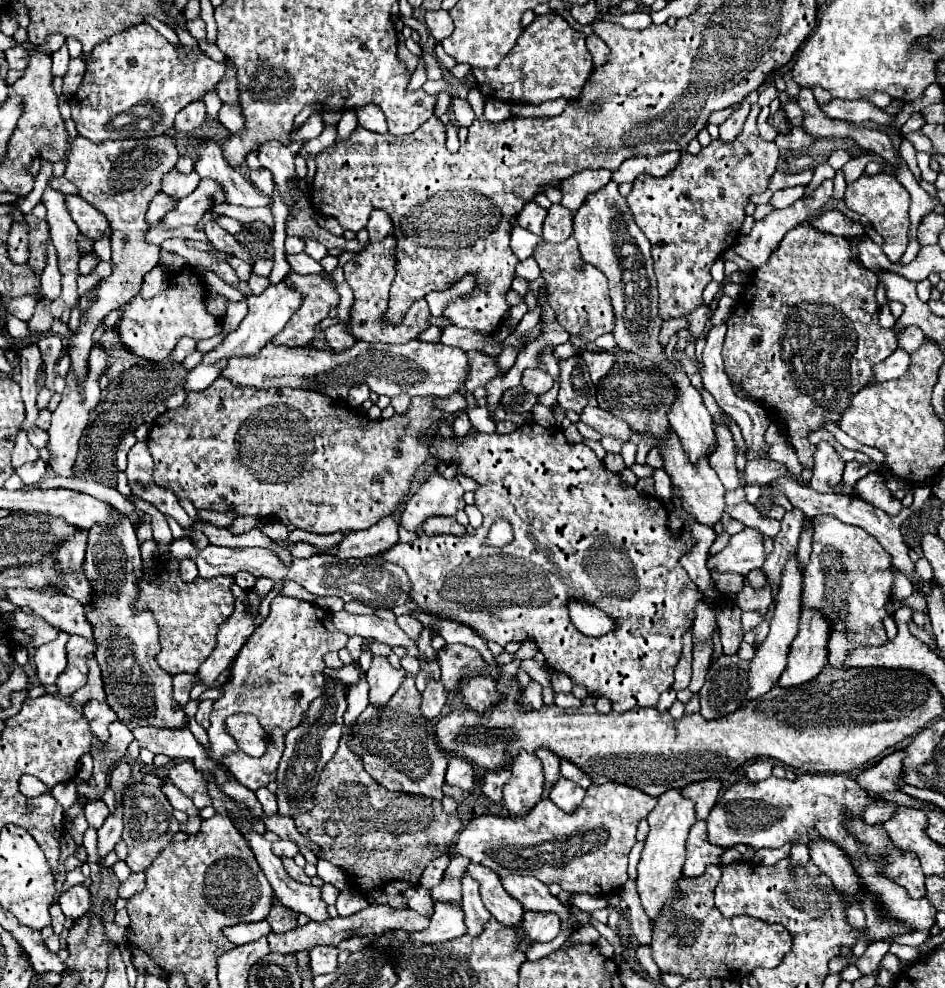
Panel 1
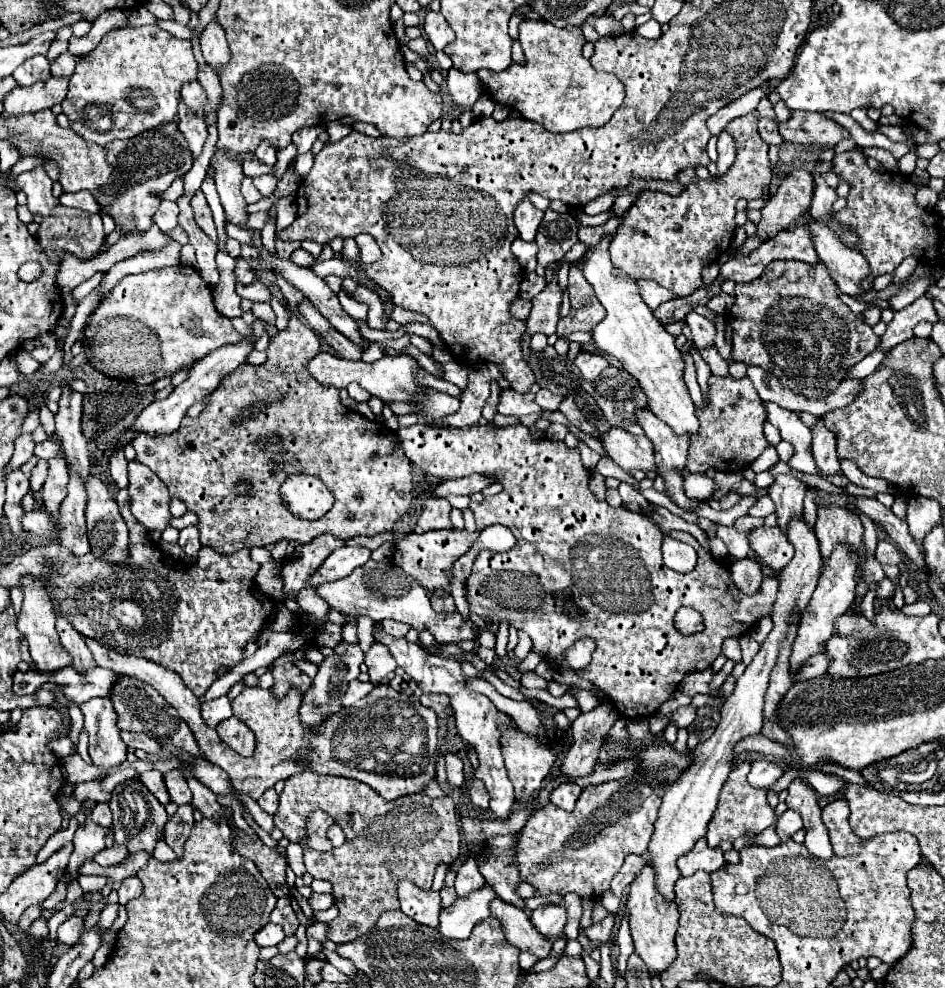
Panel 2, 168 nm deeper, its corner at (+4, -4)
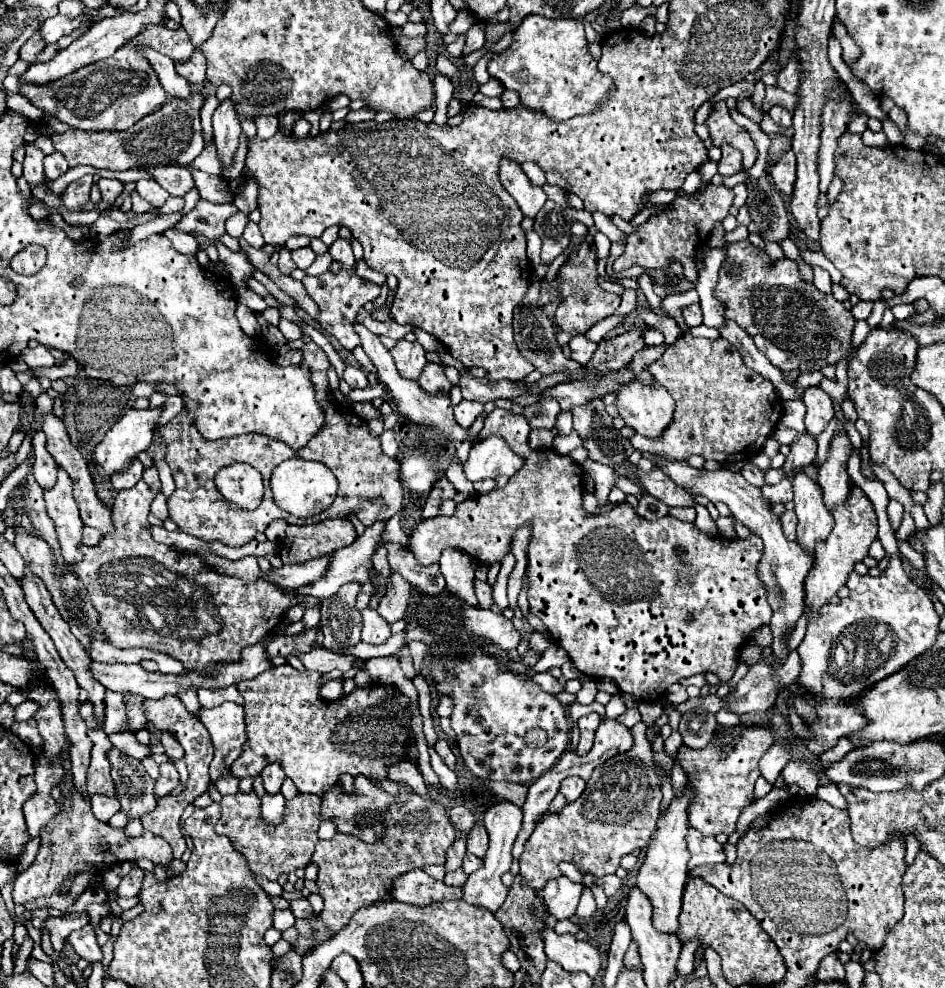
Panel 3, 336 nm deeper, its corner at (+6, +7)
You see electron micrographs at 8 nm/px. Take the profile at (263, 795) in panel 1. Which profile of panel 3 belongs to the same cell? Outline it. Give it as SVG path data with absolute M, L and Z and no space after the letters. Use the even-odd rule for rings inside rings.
M271 763L271 765L267 765L265 771L261 773L261 779L263 779L265 791L267 791L269 795L275 795L275 793L279 793L279 789L281 789L281 783L283 783L283 779L285 779L285 773L283 773L283 769L279 767L279 763Z

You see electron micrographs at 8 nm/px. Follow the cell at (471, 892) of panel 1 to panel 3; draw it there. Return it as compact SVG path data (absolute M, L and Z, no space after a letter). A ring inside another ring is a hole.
M467 853L465 859L463 859L463 867L461 867L461 869L463 869L467 875L471 875L473 871L477 871L477 869L481 869L481 867L483 867L483 859Z

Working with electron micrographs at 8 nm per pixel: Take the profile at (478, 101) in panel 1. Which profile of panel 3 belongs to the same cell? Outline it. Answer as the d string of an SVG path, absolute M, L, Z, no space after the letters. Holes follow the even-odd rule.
M491 77L485 85L479 87L479 91L481 91L485 97L499 97L499 95L503 93L503 89L505 89L505 87L503 87L497 79L493 79L493 77Z

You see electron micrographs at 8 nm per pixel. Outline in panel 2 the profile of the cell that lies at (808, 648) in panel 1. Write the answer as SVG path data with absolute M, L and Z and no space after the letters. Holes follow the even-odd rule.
M837 544L833 554L829 556L819 584L809 600L809 604L805 606L803 614L801 614L801 624L799 624L799 632L797 638L793 642L793 654L791 654L791 674L795 676L795 670L799 670L799 666L811 656L811 654L819 654L821 646L827 638L831 638L831 634L835 634L835 618L839 618L843 612L847 614L851 602L855 600L855 586L857 586L857 554L851 546L847 544Z

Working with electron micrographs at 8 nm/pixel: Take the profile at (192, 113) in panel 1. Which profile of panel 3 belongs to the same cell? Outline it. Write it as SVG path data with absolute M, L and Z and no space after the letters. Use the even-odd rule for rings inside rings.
M193 51L191 59L187 63L177 63L175 69L189 81L189 85L201 85L205 81L205 57L201 51Z

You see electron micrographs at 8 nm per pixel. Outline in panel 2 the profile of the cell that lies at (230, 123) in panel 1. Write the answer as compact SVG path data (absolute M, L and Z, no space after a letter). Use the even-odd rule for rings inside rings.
M205 64L203 68L199 68L199 74L197 74L197 80L201 82L201 86L205 88L207 92L207 98L209 98L209 104L213 108L217 108L219 100L221 100L221 84L219 84L219 78L215 76L215 72L211 70L209 64Z

